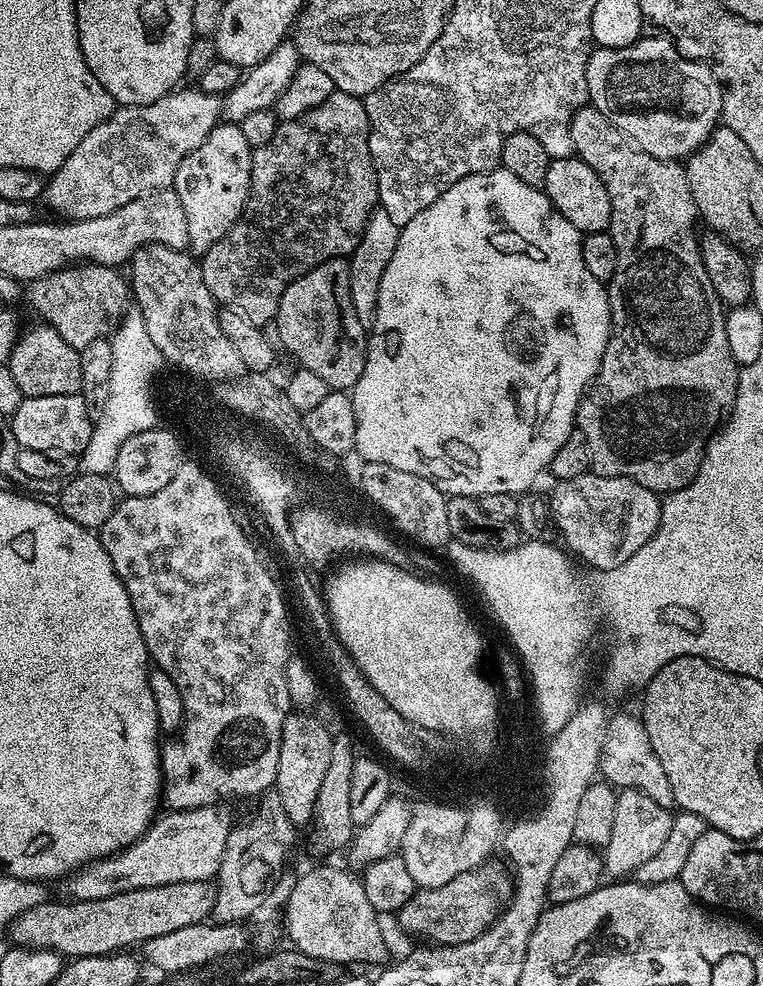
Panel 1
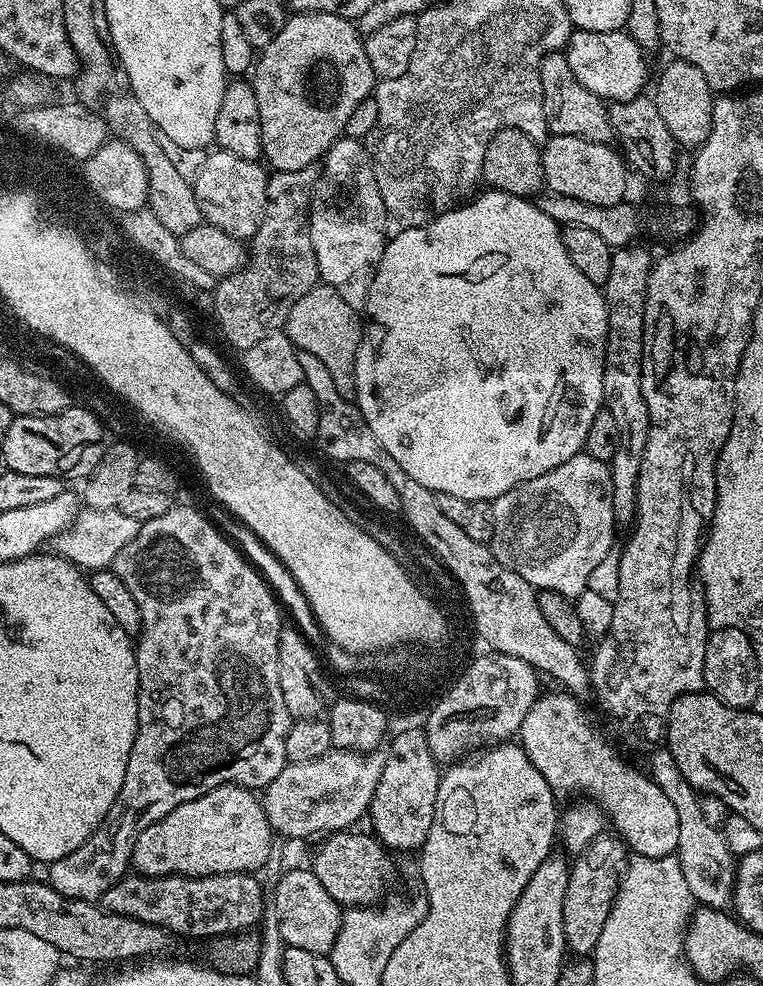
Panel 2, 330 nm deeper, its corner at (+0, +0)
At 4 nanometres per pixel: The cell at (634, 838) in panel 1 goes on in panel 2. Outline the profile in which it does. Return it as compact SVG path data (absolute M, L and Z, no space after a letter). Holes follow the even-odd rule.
M601 834L585 846L583 852L571 861L568 889L564 895L564 943L569 953L584 958L595 953L602 926L612 913L616 894L626 864L626 844L615 835Z

